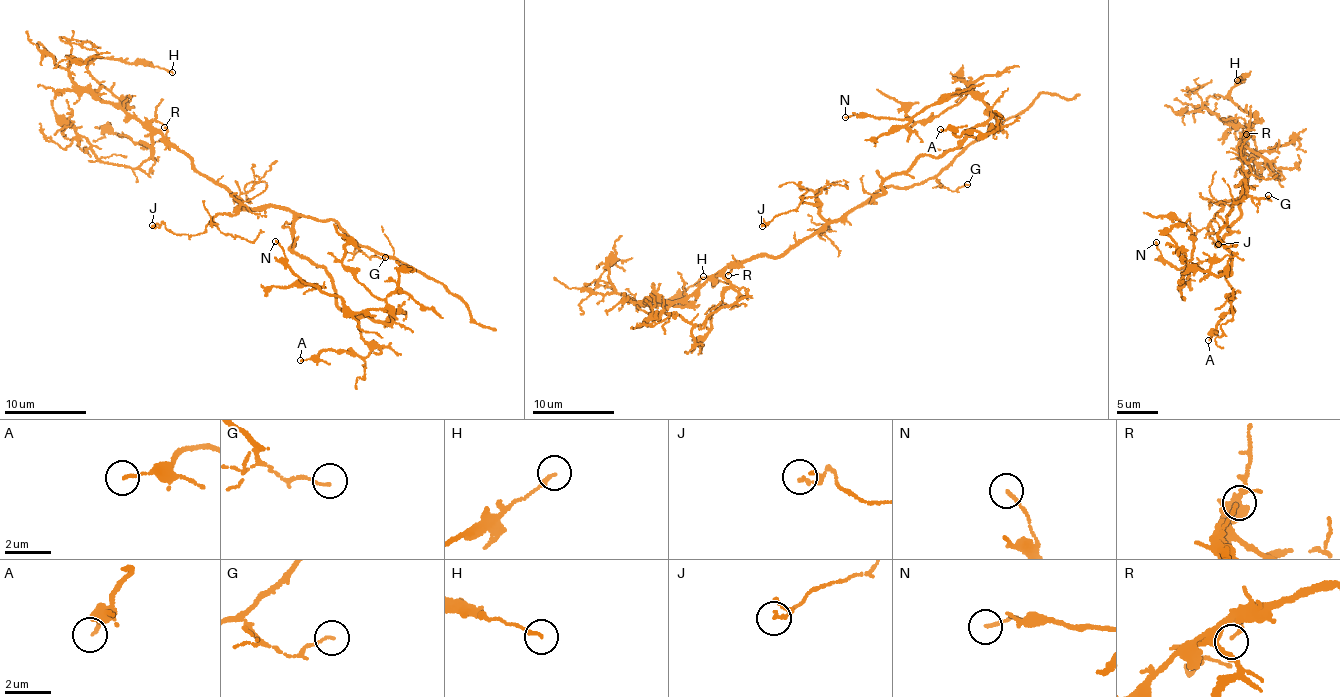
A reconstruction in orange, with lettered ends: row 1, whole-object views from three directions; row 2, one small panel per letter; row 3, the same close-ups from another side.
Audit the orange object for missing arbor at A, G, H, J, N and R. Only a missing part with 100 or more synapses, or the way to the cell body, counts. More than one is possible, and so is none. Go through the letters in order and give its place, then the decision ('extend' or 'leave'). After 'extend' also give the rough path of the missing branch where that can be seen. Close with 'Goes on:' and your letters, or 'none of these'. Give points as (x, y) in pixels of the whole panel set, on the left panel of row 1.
A: place (300, 360); leave
G: place (385, 257); leave
H: place (172, 72); leave
J: place (152, 225); leave
N: place (275, 241); leave
R: place (164, 127); leave
Goes on: none of these

